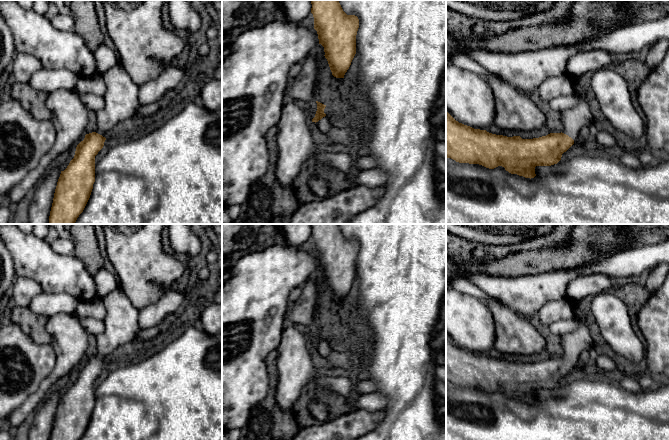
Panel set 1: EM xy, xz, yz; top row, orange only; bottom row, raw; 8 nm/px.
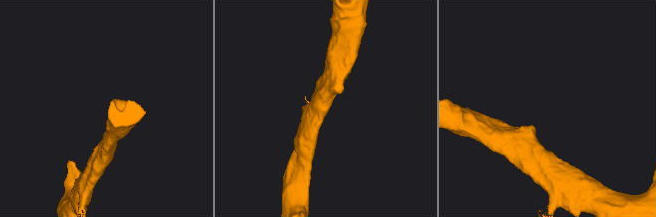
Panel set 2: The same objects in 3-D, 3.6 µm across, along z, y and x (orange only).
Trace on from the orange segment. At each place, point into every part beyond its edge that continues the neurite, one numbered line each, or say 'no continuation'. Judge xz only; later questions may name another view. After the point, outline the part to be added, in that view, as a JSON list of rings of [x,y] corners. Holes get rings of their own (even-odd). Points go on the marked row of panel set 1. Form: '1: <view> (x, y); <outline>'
1: xz (326, 123); [[[326,115],[321,120],[316,122],[318,129],[324,134],[329,132],[336,124],[337,120],[332,115]]]

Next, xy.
1: xy (121, 97); [[[120,62],[101,75],[106,85],[103,95],[105,106],[97,114],[96,133],[107,138],[114,126],[121,122],[130,122],[140,106],[139,87]]]

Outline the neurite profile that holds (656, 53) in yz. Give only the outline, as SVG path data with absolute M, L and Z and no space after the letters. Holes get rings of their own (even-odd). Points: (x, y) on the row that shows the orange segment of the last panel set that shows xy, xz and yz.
M661 39L649 47L645 62L650 69L654 69L660 65L665 57L668 47L668 39Z

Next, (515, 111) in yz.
M488 73L485 80L494 94L494 123L499 128L520 134L545 126L544 114L526 94L504 83L492 73Z

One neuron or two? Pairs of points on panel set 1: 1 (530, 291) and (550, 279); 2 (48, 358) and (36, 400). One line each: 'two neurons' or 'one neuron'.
1: one neuron
2: two neurons

